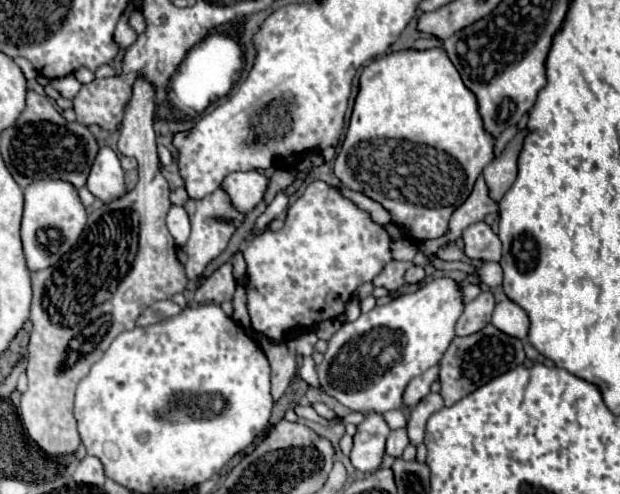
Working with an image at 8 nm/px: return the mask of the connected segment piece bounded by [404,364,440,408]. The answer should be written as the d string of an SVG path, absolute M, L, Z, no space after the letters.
M436 364L436 366L432 366L432 368L428 368L424 374L416 376L416 378L408 384L408 388L406 388L406 392L404 392L404 406L414 408L414 406L430 392L430 384L438 378L438 372L440 372L440 366Z

